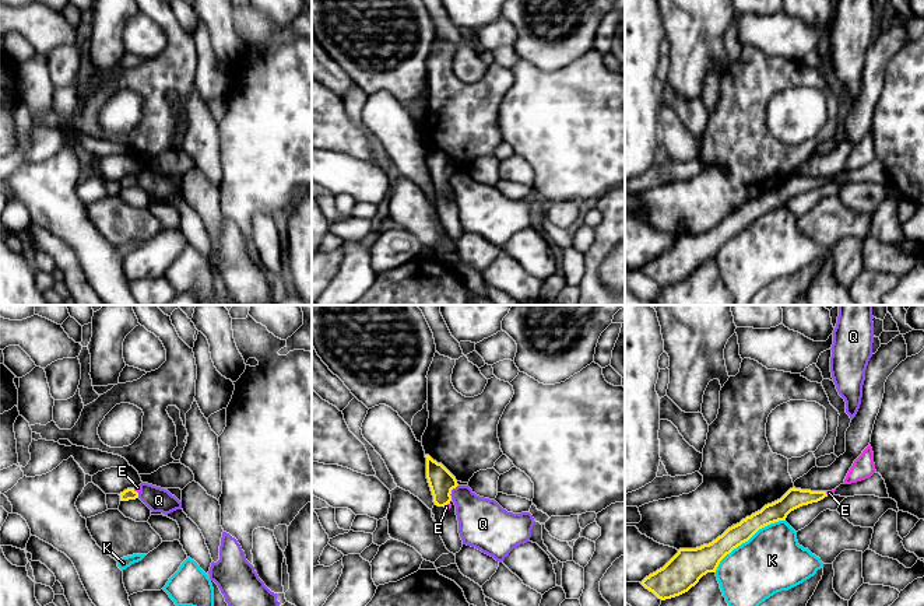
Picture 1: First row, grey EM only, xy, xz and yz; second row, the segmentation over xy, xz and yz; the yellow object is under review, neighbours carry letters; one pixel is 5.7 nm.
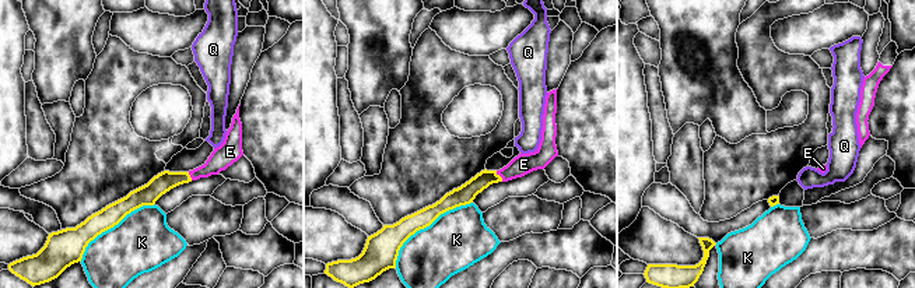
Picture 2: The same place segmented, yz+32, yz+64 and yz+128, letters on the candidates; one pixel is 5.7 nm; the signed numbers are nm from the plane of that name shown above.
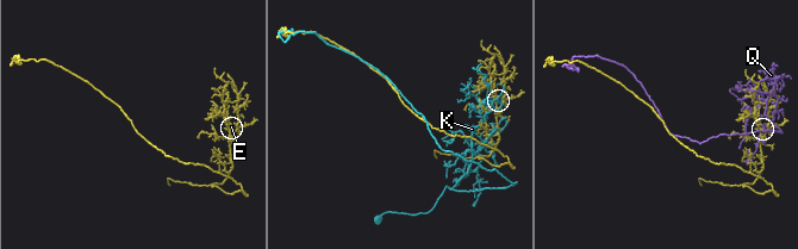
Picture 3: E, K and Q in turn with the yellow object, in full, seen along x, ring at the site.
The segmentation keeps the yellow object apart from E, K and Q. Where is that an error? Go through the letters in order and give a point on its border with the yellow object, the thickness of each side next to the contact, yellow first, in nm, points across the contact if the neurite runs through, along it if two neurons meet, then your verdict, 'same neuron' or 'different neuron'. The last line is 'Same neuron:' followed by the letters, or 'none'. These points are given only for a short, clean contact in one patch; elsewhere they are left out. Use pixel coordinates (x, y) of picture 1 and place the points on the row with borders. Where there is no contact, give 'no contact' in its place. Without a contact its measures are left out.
E: meets yellow in xy at (136, 491); 70 nm thick on the yellow side, 30 nm on the other; runs through xy (127, 494), (136, 491), (137, 487); same neuron
K: meets yellow in yz at (747, 540); 150 nm thick on the yellow side, 360 nm on the other; different neuron
Q: meets yellow in xz at (450, 491); 150 nm thick on the yellow side, 280 nm on the other; different neuron
Same neuron: E

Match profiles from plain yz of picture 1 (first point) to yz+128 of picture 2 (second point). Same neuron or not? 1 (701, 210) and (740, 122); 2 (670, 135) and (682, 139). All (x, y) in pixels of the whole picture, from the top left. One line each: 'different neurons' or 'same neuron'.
1: different neurons
2: different neurons

